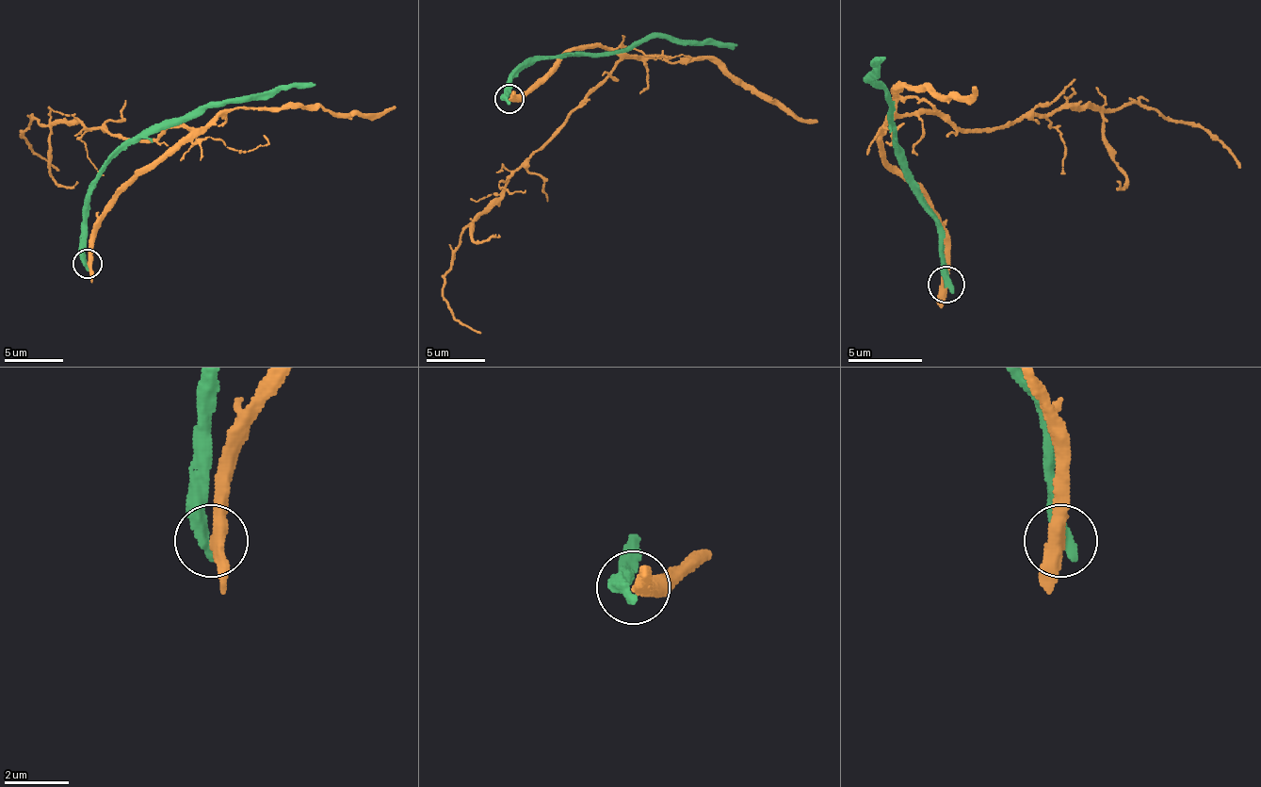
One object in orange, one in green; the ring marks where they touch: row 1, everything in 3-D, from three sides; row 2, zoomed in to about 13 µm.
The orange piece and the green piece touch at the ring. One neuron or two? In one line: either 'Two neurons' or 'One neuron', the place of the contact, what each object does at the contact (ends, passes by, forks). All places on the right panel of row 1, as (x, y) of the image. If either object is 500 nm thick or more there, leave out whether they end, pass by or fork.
Two neurons. Place: (946, 284). At the ring orange passes by. At the ring green ends

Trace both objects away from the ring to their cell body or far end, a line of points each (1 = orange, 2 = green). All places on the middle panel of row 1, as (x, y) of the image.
1: (509, 99), (517, 99), (573, 49), (608, 46), (620, 57), (464, 229), (444, 297), (458, 320), (481, 332)
2: (509, 99), (509, 81), (543, 57), (611, 55), (653, 38), (737, 46)

